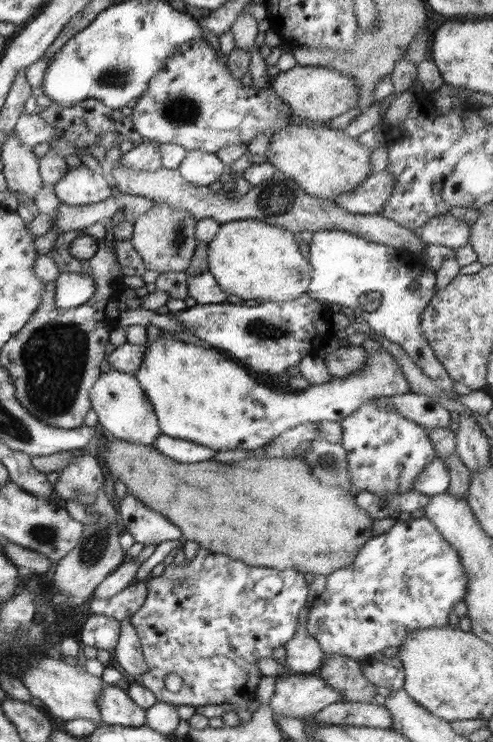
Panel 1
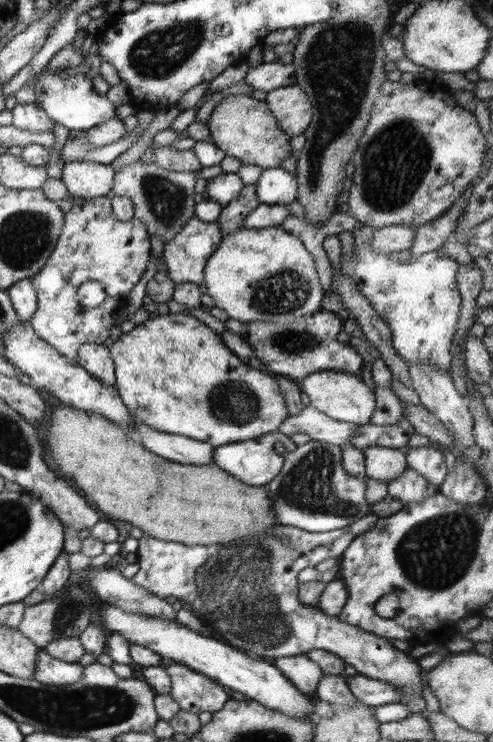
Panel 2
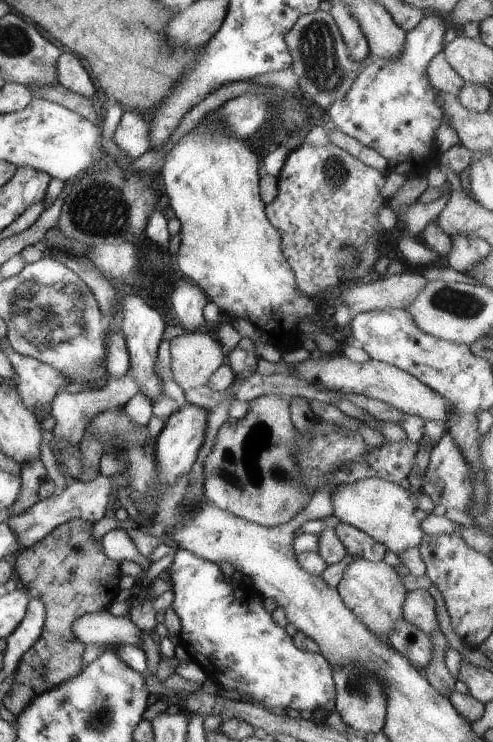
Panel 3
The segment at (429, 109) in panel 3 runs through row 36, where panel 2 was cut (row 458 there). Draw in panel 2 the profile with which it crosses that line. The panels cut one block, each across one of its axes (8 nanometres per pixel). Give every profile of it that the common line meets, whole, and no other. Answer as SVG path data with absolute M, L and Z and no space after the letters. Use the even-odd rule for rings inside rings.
M422 446L422 448L404 449L407 467L416 471L423 478L439 487L448 474L446 461L441 448L437 446Z

